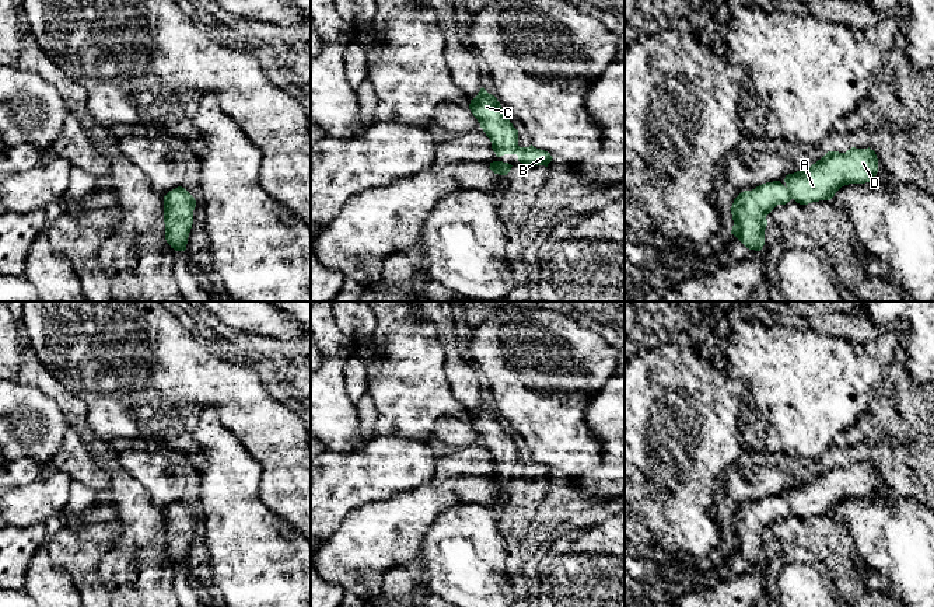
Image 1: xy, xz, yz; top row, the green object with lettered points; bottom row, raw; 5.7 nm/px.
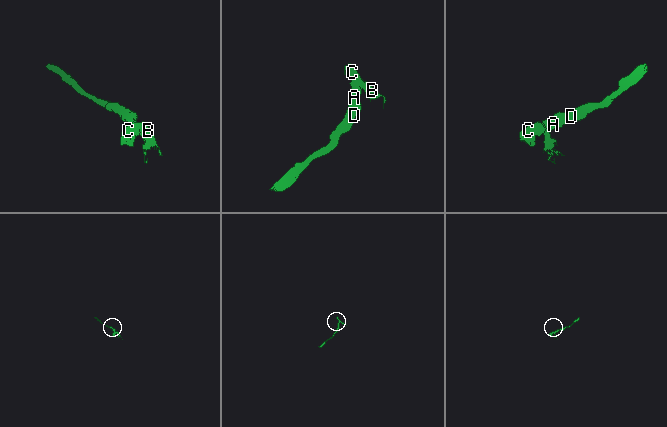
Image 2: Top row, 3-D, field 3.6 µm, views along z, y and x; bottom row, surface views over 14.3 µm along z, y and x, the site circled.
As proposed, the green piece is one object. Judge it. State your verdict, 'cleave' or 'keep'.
keep

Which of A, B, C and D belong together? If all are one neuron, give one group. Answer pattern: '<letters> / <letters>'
A B C D

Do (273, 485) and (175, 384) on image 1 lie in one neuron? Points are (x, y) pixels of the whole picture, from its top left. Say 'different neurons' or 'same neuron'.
same neuron

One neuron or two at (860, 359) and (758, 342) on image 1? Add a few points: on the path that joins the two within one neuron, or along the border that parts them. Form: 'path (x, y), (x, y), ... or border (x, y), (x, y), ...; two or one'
path (835, 359), (783, 359); one

